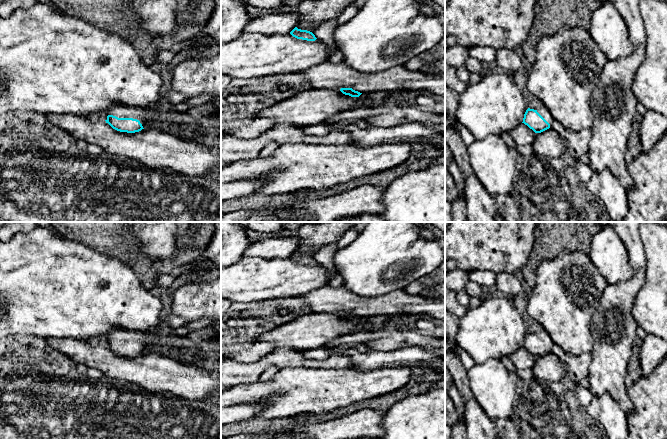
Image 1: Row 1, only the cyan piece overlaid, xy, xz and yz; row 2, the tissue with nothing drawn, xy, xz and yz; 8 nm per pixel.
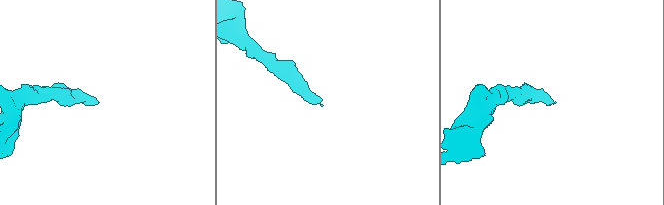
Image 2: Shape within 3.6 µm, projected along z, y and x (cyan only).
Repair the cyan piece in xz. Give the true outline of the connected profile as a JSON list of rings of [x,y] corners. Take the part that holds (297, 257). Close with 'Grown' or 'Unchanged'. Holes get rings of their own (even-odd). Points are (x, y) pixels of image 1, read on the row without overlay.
[[[295,251],[290,256],[290,258],[297,263],[302,263],[307,265],[315,265],[317,263],[312,256],[307,254],[301,254],[301,253],[298,253],[297,251]]]. Unchanged

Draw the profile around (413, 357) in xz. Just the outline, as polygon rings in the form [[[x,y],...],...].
[[[354,347],[343,354],[349,359],[352,368],[357,371],[372,371],[381,367],[409,367],[418,369],[431,367],[442,369],[443,357],[431,354],[422,347],[401,348],[394,351],[360,351]]]

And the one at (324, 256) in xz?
[[[333,242],[327,245],[323,245],[316,254],[313,256],[315,261],[325,267],[330,273],[330,280],[328,286],[332,288],[343,287],[343,278],[342,276],[334,270],[334,254],[337,250],[337,242]]]

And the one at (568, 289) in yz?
[[[575,250],[547,259],[536,270],[535,285],[532,287],[526,311],[567,354],[577,357],[591,353],[594,347],[591,319],[599,308],[607,284],[588,253]]]

